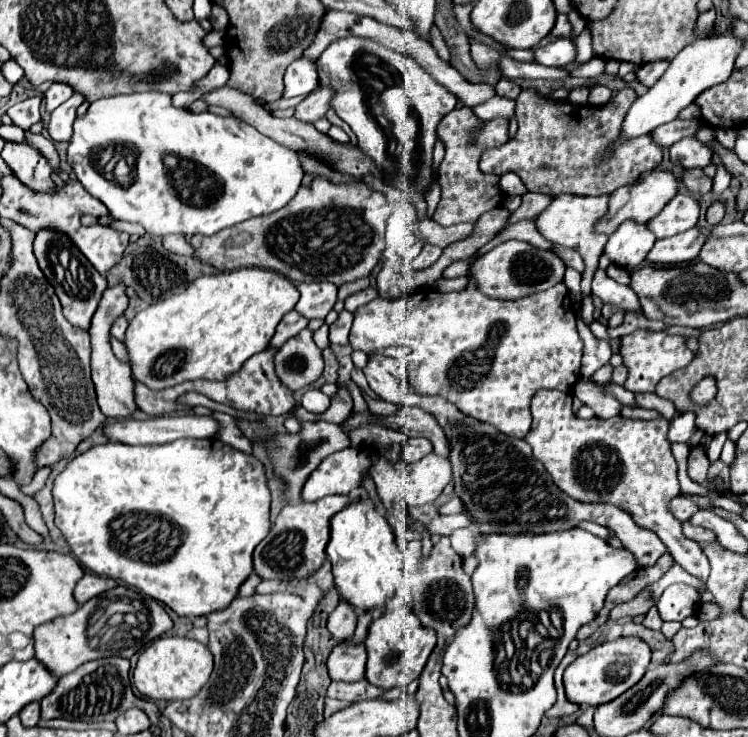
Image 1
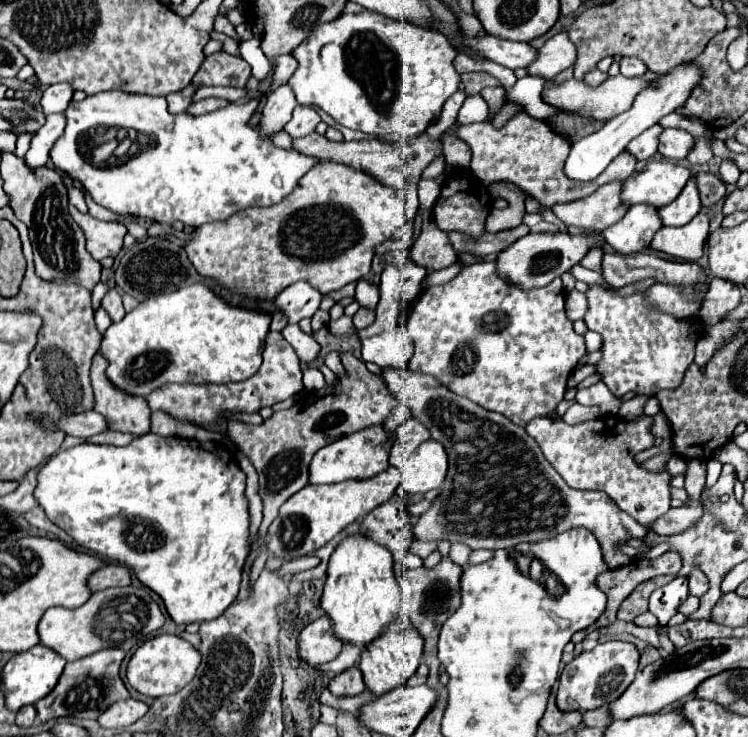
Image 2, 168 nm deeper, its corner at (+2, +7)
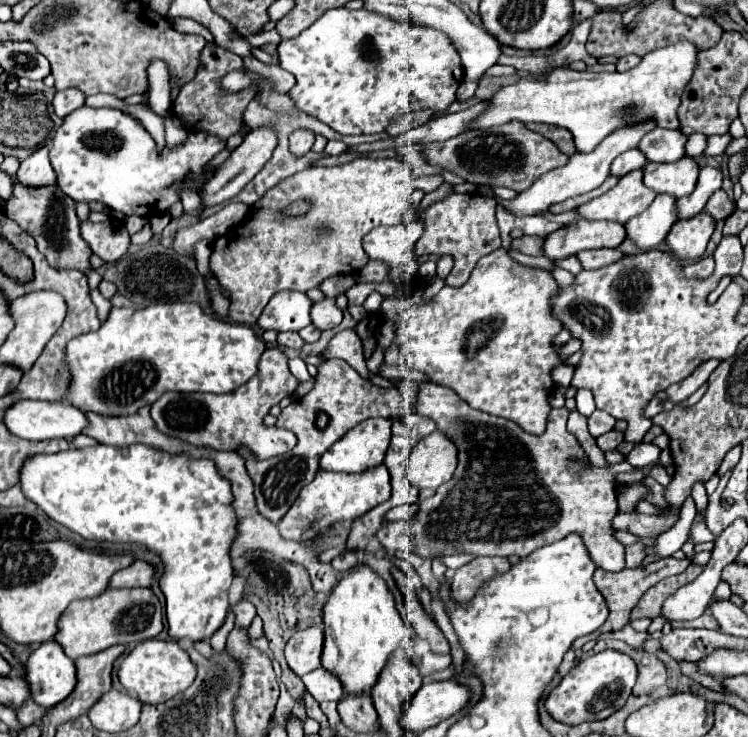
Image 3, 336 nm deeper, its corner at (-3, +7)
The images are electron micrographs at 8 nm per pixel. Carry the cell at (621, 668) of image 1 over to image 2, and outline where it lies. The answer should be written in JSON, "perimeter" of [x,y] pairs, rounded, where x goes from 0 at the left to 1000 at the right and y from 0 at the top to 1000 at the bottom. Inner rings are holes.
{"perimeter":[[[817,868],[798,874],[793,882],[769,890],[750,912],[747,920],[747,939],[745,939],[745,958],[753,966],[761,963],[793,963],[825,950],[838,931],[846,925],[854,909],[854,882],[844,877],[844,871]]]}

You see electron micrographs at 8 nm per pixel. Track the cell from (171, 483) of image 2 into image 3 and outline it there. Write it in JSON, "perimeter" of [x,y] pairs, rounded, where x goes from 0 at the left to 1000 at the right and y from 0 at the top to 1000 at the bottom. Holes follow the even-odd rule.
{"perimeter":[[[179,602],[163,616],[152,605],[94,608],[75,616],[51,616],[35,621],[27,643],[27,665],[43,678],[67,706],[94,716],[118,733],[144,735],[187,735],[201,746],[214,749],[222,773],[214,798],[222,809],[225,860],[233,868],[251,866],[254,871],[278,868],[297,847],[305,830],[305,798],[313,787],[307,738],[316,727],[316,695],[310,689],[307,654],[299,651],[286,627],[259,624],[246,616],[219,616],[190,602]]]}

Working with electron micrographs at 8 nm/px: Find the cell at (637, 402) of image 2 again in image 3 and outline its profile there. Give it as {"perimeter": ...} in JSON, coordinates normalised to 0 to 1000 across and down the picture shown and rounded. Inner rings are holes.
{"perimeter":[[[947,488],[947,491],[941,491],[939,497],[933,497],[933,502],[928,502],[928,507],[925,507],[922,513],[917,513],[917,516],[909,518],[909,521],[896,524],[896,526],[890,529],[893,537],[896,537],[896,543],[898,543],[901,548],[906,548],[906,545],[917,543],[920,537],[925,537],[925,535],[947,516],[947,510],[955,505],[955,499],[957,499],[957,488]]]}

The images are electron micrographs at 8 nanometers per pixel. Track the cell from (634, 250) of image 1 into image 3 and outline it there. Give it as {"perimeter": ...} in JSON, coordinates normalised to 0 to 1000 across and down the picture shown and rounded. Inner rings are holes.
{"perimeter":[[[880,263],[866,285],[837,301],[840,323],[848,326],[848,331],[858,339],[877,336],[882,328],[888,328],[904,299],[904,269],[896,263]]]}

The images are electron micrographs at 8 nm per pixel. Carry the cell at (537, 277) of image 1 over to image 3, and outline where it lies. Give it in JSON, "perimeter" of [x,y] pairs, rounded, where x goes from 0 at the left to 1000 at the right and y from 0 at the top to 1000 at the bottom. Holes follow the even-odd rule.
{"perimeter":[[[775,296],[727,326],[727,347],[735,353],[759,350],[775,339],[794,336],[826,336],[837,323],[834,304],[826,301],[791,301]]]}

